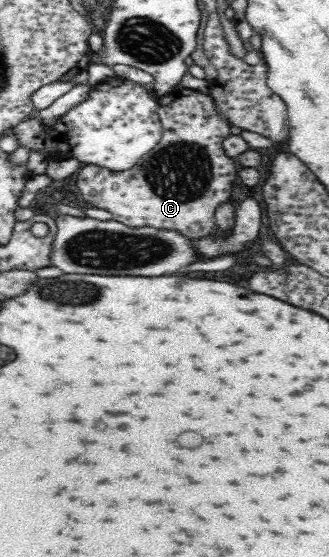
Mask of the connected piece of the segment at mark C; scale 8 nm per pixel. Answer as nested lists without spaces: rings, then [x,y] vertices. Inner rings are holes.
[[[179,86],[157,100],[158,117],[163,128],[159,143],[129,171],[117,173],[85,164],[85,167],[77,173],[77,187],[81,189],[81,195],[87,203],[91,203],[97,209],[109,211],[114,220],[125,226],[173,229],[193,239],[214,233],[216,228],[214,211],[220,203],[226,202],[231,197],[231,189],[239,168],[236,160],[223,150],[223,140],[231,135],[231,127],[220,117],[213,98],[200,91]]]

